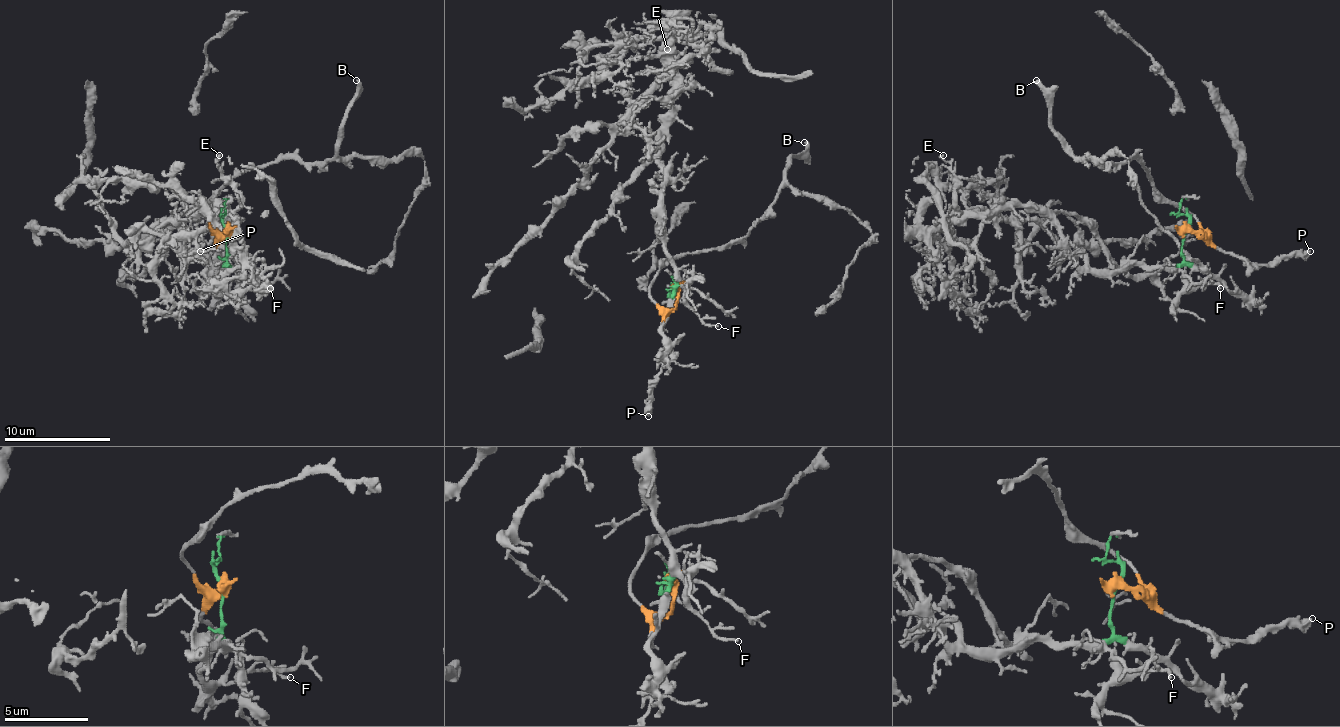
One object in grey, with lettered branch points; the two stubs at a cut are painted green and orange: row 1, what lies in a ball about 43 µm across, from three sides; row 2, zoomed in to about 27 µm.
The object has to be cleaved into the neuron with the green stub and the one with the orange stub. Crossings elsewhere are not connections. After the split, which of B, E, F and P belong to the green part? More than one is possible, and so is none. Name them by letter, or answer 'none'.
E, F

